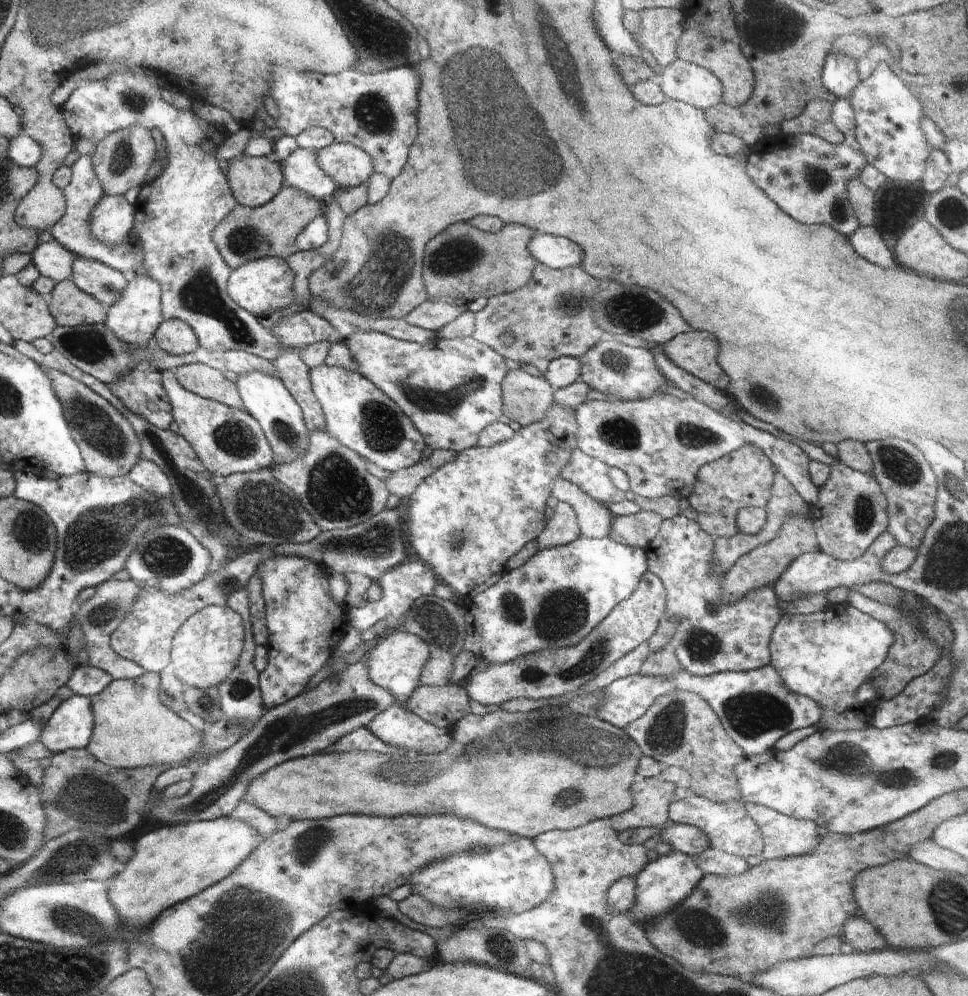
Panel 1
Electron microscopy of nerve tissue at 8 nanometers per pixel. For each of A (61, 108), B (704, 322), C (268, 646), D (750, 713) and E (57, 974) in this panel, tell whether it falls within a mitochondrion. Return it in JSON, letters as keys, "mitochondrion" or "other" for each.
{"A":"other","B":"other","C":"other","D":"mitochondrion","E":"mitochondrion"}

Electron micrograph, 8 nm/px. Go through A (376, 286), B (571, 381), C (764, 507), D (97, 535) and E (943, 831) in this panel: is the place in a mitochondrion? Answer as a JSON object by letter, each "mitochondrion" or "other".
{"A":"mitochondrion","B":"other","C":"other","D":"mitochondrion","E":"other"}

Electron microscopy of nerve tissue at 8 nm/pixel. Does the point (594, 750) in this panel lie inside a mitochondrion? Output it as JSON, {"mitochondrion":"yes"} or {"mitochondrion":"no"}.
{"mitochondrion":"yes"}

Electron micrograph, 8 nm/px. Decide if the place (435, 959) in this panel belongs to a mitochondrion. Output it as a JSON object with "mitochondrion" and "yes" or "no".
{"mitochondrion":"no"}

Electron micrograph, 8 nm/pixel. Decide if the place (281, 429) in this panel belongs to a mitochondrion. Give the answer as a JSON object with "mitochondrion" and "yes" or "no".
{"mitochondrion":"yes"}

